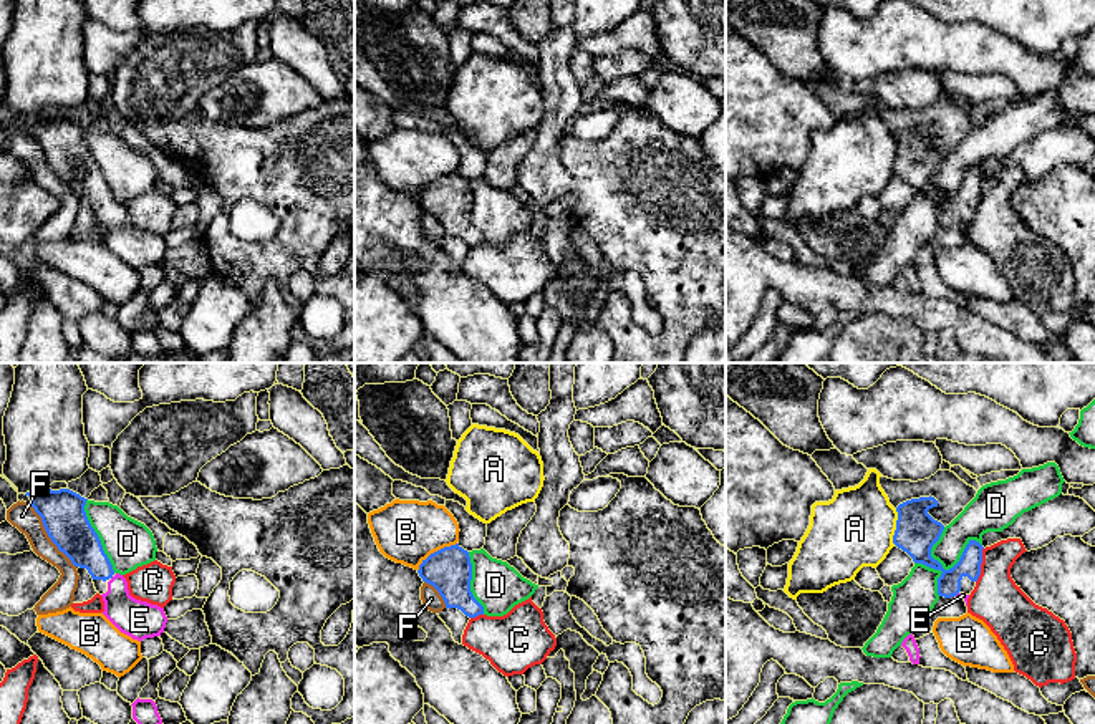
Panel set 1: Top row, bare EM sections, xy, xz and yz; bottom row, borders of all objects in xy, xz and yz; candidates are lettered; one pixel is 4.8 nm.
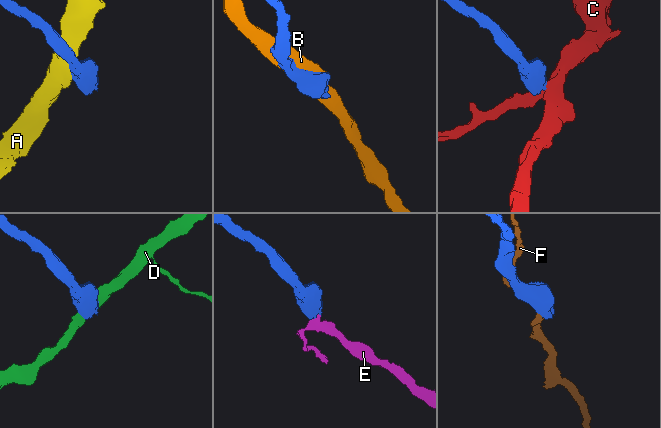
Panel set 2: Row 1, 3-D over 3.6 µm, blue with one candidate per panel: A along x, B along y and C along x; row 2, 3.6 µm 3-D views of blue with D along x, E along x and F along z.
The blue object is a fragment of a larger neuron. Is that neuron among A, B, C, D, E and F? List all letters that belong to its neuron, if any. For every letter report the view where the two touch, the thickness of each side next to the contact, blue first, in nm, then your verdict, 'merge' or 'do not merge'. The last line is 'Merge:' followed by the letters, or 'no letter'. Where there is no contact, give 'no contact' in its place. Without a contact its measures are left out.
A: meets blue in yz; 200 nm thick on the blue side, 380 nm on the other; do not merge
B: meets blue in xz; 220 nm thick on the blue side, 300 nm on the other; do not merge
C: meets blue in yz; 110 nm thick on the blue side, 240 nm on the other; do not merge
D: meets blue in yz; 200 nm thick on the blue side, 160 nm on the other; do not merge
E: meets blue in yz; 110 nm thick on the blue side, 20 nm on the other; merge
F: meets blue in xy; 220 nm thick on the blue side, 130 nm on the other; do not merge
Merge: E

